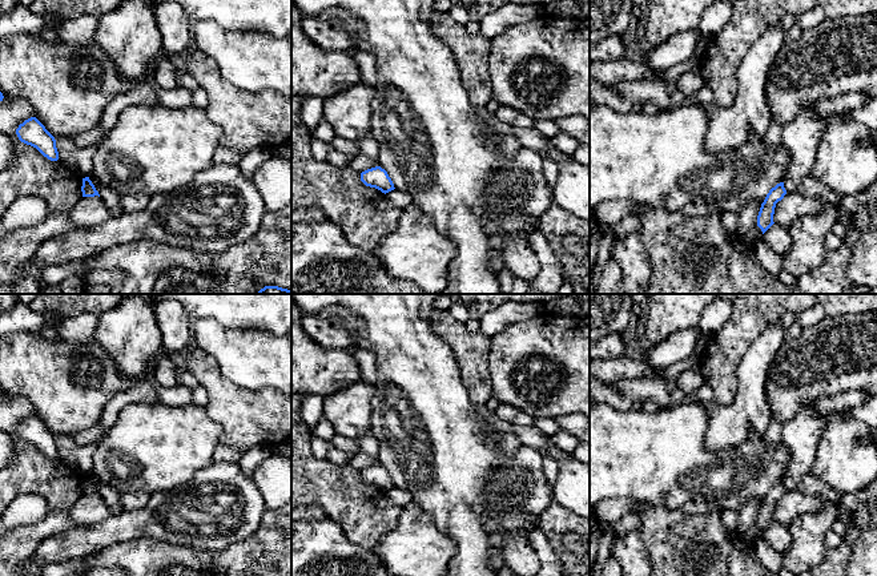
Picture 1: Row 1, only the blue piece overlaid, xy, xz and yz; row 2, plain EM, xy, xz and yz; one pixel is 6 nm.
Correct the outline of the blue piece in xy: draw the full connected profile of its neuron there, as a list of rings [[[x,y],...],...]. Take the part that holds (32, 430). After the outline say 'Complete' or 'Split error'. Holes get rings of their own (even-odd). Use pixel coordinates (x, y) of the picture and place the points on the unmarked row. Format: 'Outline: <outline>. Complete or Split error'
Outline: [[[31,415],[20,422],[16,432],[21,440],[36,446],[48,458],[59,458],[55,435],[36,415]]]. Complete

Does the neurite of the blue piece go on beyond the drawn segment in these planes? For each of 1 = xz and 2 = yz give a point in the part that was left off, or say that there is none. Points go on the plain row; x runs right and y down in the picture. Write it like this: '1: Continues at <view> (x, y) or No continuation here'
1: No continuation here
2: No continuation here

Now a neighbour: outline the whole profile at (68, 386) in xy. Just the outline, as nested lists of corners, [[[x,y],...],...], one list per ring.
[[[27,331],[0,337],[0,388],[28,399],[36,416],[55,436],[75,438],[88,430],[100,420],[113,396],[138,382],[121,378],[116,363],[94,339],[87,345],[72,345],[60,338],[49,341],[40,333]]]

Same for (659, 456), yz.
[[[695,400],[655,411],[621,411],[604,402],[591,403],[590,508],[610,498],[629,498],[667,509],[707,502],[735,511],[751,499],[764,500],[769,488],[784,479],[792,452],[767,443],[763,435],[753,435],[735,448],[707,450],[708,424],[709,407]]]

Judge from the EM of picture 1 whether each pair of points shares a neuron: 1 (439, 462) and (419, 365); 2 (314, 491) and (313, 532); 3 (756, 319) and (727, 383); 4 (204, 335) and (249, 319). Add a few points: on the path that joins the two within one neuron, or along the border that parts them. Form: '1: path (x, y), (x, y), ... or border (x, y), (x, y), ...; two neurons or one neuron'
1: path (433, 438), (419, 406), (419, 389); one neuron
2: border (325, 515), (340, 526), (346, 539); two neurons
3: path (740, 335), (728, 347), (727, 367); one neuron
4: border (196, 318), (213, 318), (230, 329), (257, 330); two neurons

